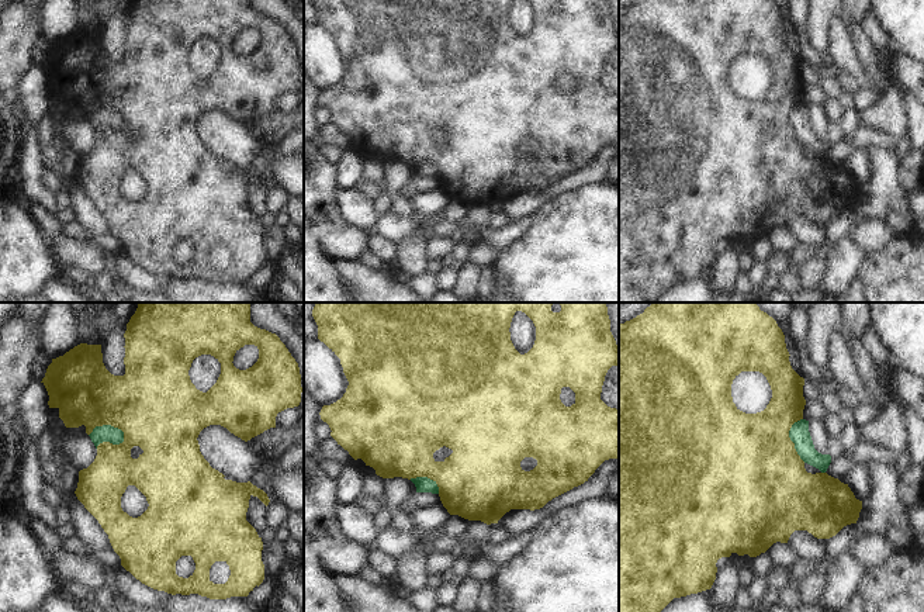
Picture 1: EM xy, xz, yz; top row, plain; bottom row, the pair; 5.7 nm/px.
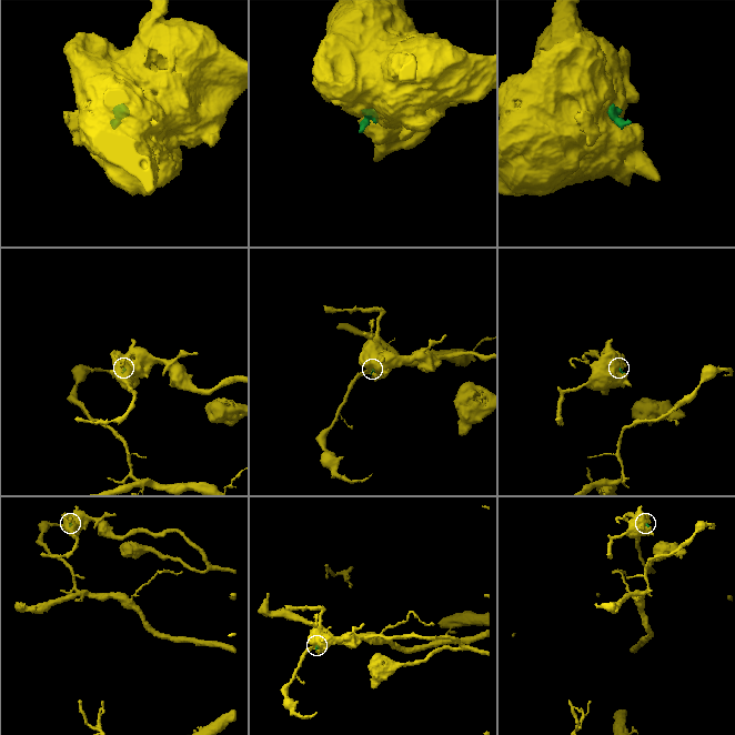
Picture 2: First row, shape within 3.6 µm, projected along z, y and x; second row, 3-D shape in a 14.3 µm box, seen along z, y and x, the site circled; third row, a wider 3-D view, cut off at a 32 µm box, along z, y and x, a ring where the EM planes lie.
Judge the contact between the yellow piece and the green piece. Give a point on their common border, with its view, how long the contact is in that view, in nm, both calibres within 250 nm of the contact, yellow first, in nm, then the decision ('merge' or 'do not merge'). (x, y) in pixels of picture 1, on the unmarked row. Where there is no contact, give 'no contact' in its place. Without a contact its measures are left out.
xy (110, 109) | 220 nm | 440/100 nm | do not merge

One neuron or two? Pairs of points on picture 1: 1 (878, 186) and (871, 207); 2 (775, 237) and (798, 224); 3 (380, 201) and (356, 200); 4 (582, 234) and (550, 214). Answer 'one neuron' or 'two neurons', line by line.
1: one neuron
2: two neurons
3: two neurons
4: one neuron

